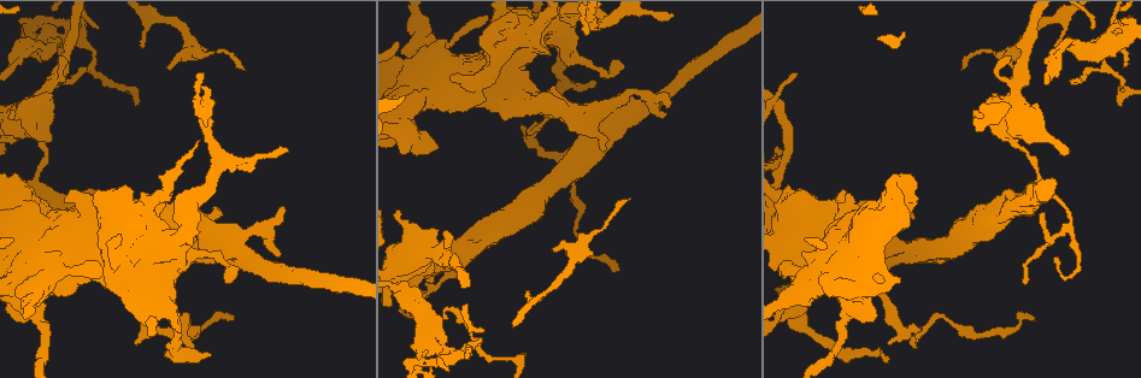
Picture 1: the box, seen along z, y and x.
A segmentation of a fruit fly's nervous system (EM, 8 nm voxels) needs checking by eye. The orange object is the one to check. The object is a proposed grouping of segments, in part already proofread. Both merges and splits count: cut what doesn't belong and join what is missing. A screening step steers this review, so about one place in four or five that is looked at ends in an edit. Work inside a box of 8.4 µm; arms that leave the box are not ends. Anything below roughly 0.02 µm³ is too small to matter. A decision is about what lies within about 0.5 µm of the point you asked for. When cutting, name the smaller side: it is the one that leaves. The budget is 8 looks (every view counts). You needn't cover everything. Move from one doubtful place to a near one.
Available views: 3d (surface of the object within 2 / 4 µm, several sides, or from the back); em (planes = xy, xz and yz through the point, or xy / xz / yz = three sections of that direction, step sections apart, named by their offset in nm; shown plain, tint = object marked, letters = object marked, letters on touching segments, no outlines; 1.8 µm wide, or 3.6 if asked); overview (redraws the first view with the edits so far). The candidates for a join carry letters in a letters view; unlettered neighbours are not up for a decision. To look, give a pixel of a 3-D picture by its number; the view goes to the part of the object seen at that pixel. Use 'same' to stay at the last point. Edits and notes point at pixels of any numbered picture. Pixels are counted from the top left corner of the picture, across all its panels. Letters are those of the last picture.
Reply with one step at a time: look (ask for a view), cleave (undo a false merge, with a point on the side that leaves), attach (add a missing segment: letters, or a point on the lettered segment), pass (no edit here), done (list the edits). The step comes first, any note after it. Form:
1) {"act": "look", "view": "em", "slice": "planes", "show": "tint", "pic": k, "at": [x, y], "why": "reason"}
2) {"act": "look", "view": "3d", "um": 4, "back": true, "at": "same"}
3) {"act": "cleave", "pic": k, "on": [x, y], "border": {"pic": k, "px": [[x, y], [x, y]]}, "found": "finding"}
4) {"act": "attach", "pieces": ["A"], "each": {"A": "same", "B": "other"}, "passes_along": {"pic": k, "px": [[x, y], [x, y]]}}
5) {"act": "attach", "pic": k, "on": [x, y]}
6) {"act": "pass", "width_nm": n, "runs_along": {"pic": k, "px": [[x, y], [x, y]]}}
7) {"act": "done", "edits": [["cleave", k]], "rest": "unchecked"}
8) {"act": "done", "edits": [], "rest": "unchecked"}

{"act": "look", "view": "em", "slice": "xy", "step": 16, "show": "tint", "pic": 1, "at": [851, 306], "why": "branch point"}

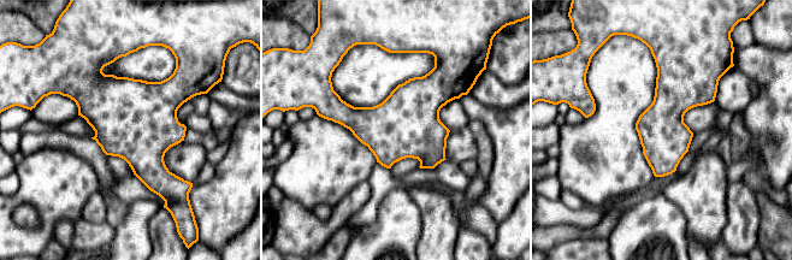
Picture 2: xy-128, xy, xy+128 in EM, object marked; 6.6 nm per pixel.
{"act": "look", "view": "em", "slice": "xz", "step": 8, "show": "letters", "at": "same", "why": "another direction"}

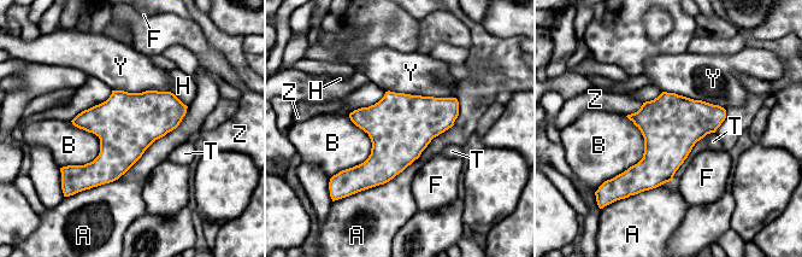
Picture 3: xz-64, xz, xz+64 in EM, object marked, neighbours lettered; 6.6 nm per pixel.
{"act": "pass", "width_nm": 400, "each": {"A": "other", "B": "other", "F": "other", "H": "other", "T": "other", "Y": "other", "Z": "other"}, "border": {"pic": 3, "px": [[714, 132], [707, 133], [703, 136]]}, "found": "continuous, no second neuron"}

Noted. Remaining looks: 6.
{"act": "look", "view": "em", "slice": "planes", "show": "letters", "pic": 1, "at": [123, 272]}

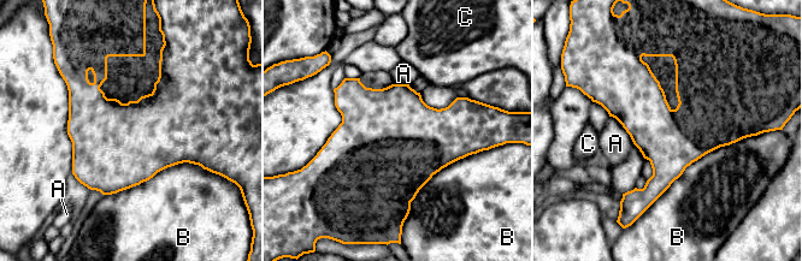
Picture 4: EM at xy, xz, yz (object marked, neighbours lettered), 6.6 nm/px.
{"act": "pass", "each": {"A": "other", "B": "other", "C": "other"}, "found": "all the same neuron"}

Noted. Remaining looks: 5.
{"act": "look", "view": "3d", "um": 2, "back": true, "pic": 1, "at": [412, 307], "why": "sudden change in width"}

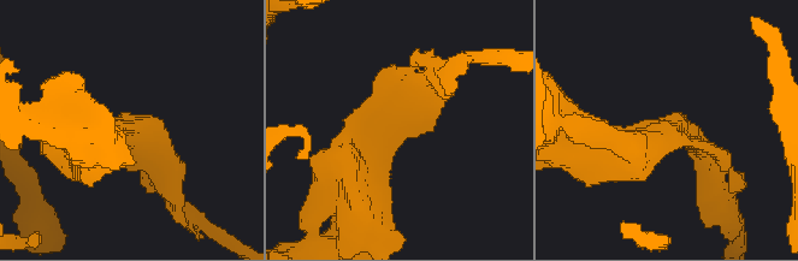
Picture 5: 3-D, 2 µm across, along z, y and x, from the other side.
{"act": "look", "view": "em", "slice": "xz", "step": 4, "show": "tint", "pic": 5, "at": [668, 125]}

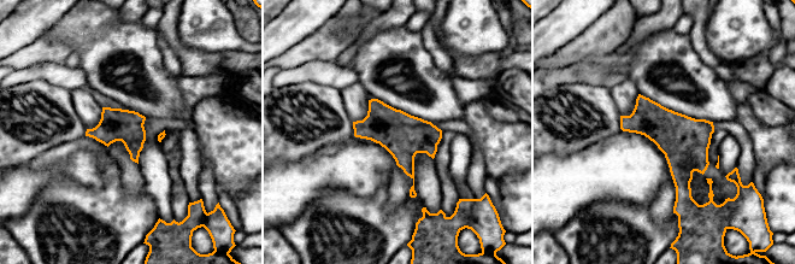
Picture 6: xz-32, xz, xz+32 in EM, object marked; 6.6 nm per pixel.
{"act": "look", "view": "em", "slice": "planes", "show": "letters", "at": "same", "why": "cut it another way"}

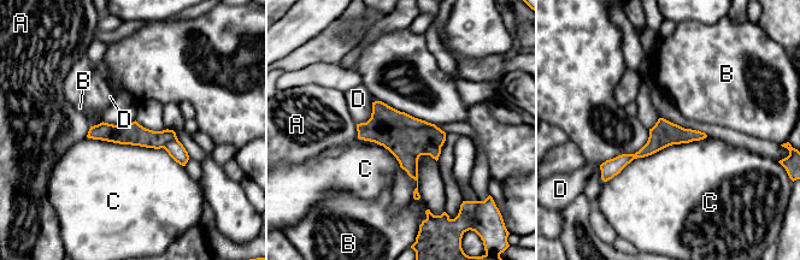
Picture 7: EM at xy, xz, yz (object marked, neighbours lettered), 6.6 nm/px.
{"act": "cleave", "pic": 7, "on": [134, 134], "longest_contact_nm": ["C", 750], "each": {"A": "other", "B": "other", "C": "other", "D": "other"}, "part_leaving": {"pic": 7, "px": [[90, 135], [172, 135]]}, "found": "a second neuron is stuck on"}

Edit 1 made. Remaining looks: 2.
{"act": "done", "edits": [["cleave", 7]], "rest": "unchecked"}

